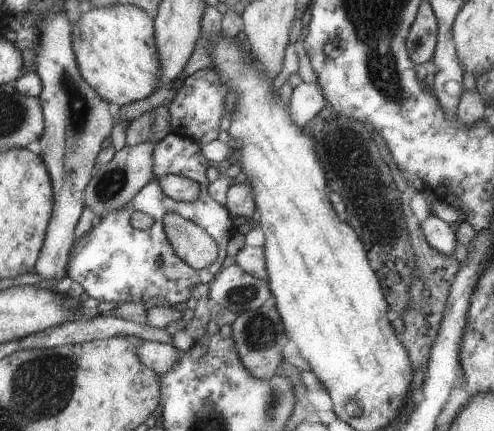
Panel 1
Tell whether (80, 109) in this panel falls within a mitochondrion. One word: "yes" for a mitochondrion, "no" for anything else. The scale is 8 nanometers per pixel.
yes

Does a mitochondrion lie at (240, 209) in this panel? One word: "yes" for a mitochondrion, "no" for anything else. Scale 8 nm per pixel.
no

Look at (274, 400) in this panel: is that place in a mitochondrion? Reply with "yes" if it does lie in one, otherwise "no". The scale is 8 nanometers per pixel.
yes

